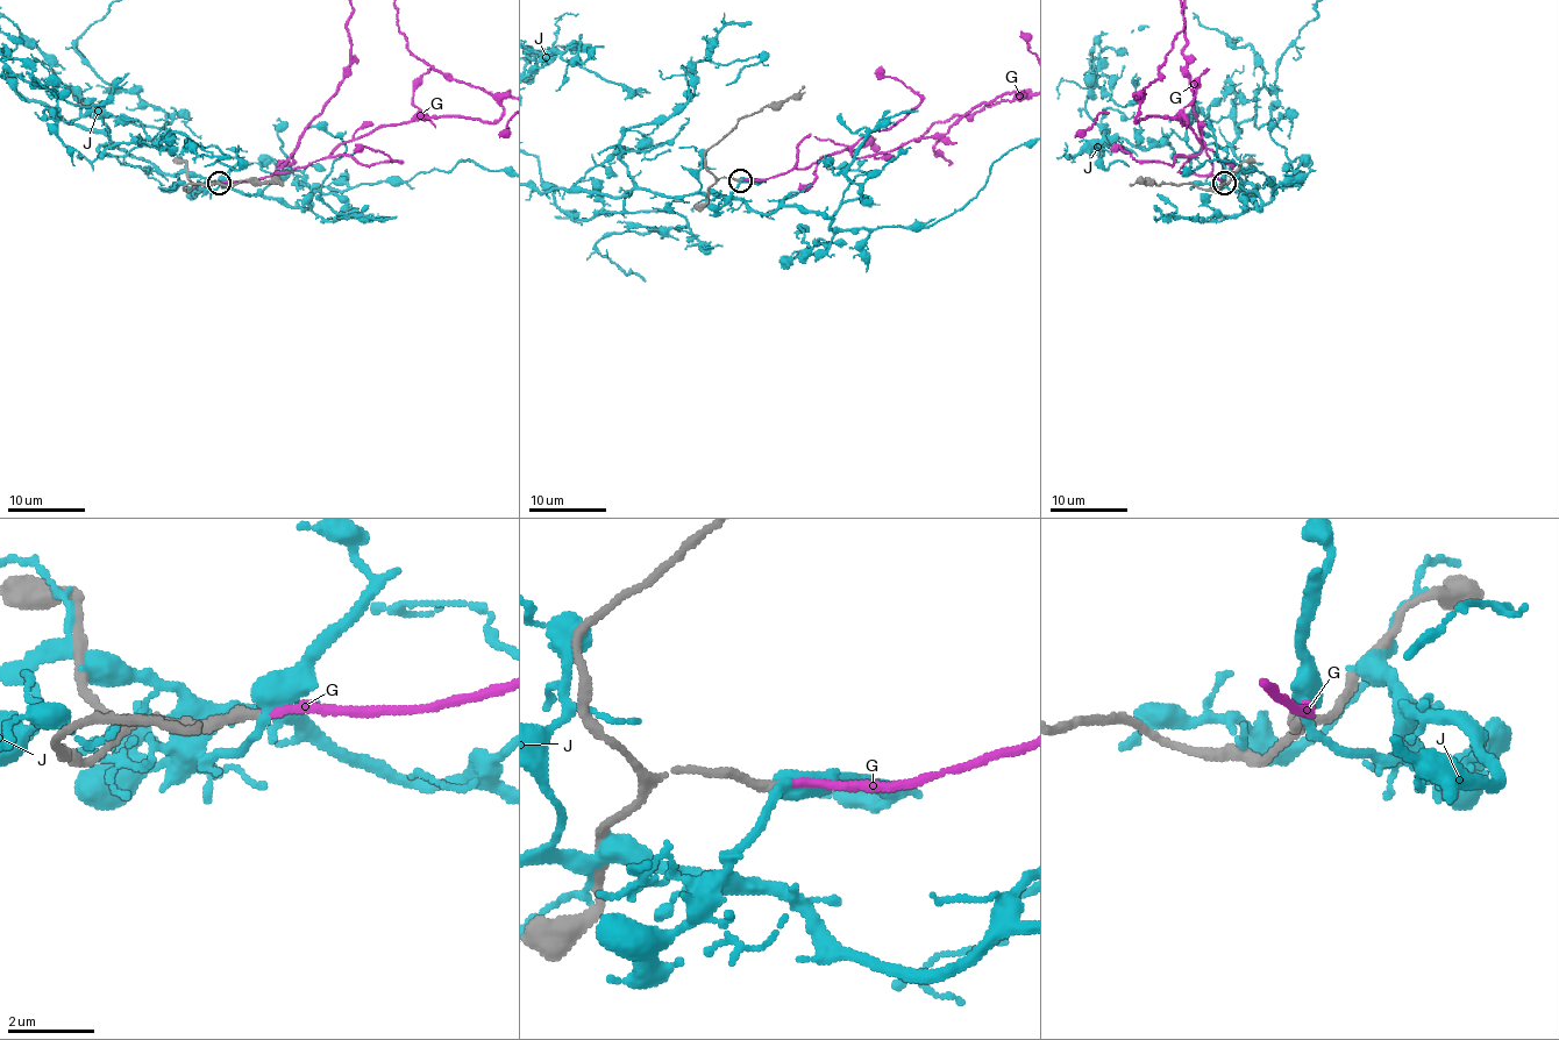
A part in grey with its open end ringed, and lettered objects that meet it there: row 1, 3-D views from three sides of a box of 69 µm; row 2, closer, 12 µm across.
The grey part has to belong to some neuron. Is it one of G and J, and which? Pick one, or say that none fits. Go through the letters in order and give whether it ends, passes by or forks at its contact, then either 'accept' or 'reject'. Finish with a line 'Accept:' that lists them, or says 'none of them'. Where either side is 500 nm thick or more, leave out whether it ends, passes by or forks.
G: it ends; accept
J: it passes by; reject
Accept: G

